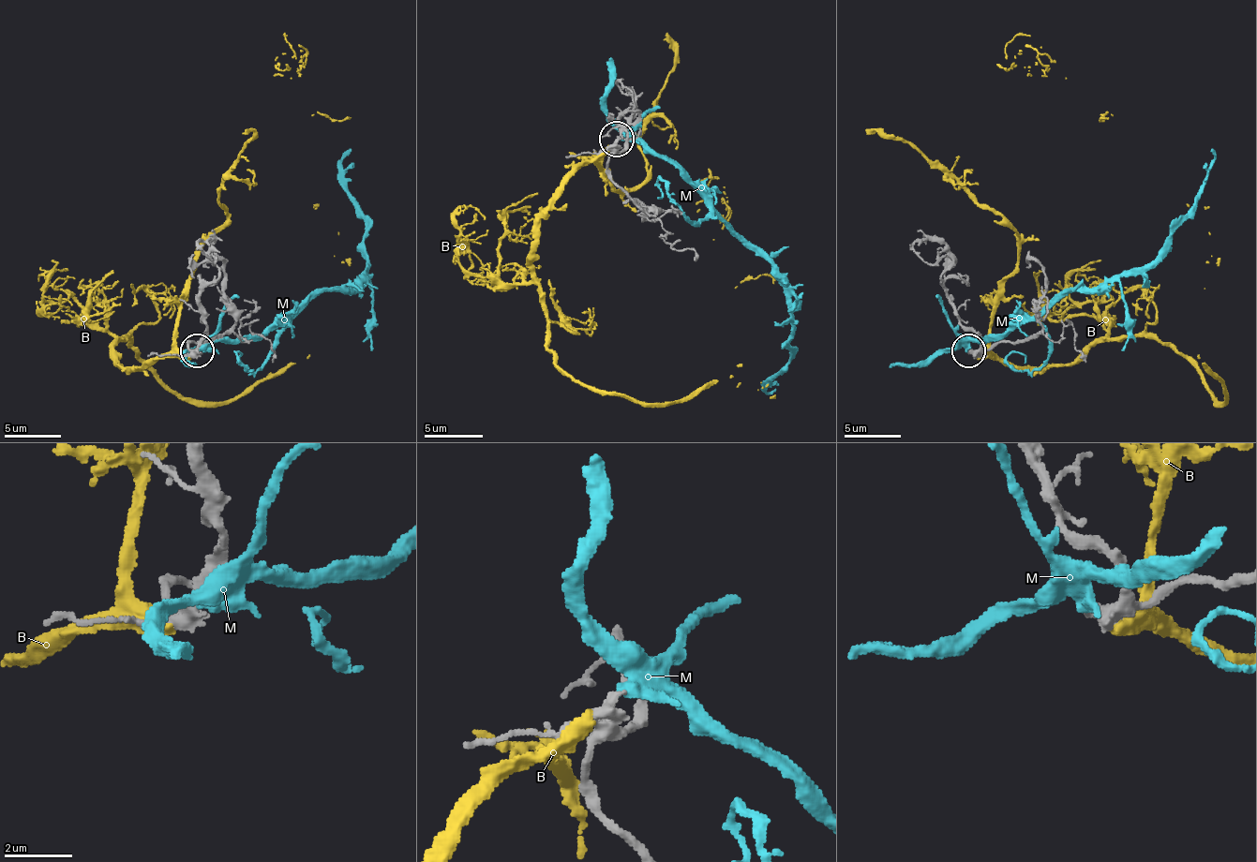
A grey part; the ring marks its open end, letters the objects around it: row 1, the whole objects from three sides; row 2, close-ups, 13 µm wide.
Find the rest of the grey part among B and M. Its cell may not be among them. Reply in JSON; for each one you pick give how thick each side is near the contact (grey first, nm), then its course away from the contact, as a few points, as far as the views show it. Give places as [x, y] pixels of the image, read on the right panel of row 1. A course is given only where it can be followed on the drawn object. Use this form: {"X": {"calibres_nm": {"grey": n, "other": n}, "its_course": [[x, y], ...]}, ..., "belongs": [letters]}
{"belongs": []}

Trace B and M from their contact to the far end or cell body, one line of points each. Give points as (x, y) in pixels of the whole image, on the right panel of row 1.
B: (979, 357), (1069, 365), (1092, 346), (1157, 337), (1219, 402), (1200, 354), (1211, 235), (1188, 204)
M: (967, 351), (970, 340), (998, 340), (1058, 295), (1145, 269), (1193, 204), (1211, 148)

